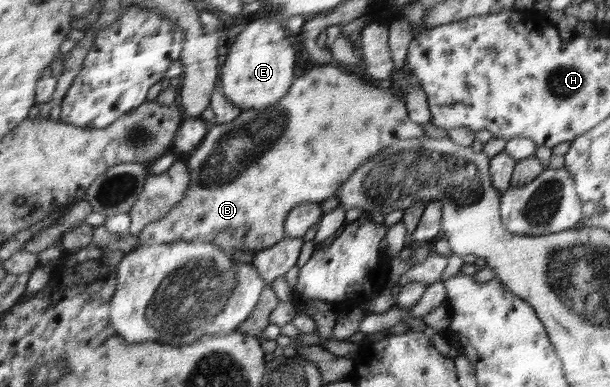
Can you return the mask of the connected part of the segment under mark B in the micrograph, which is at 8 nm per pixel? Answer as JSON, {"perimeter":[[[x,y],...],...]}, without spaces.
{"perimeter":[[[329,63],[325,65],[314,64],[313,68],[295,78],[293,84],[289,86],[289,92],[275,106],[263,110],[245,110],[239,113],[239,116],[227,124],[210,125],[207,134],[201,144],[191,153],[190,156],[184,158],[189,170],[189,189],[185,191],[185,197],[176,205],[173,205],[173,210],[169,211],[165,217],[145,226],[139,234],[140,246],[153,246],[153,244],[165,244],[165,242],[191,242],[193,238],[197,238],[197,242],[211,242],[215,244],[223,252],[245,252],[251,250],[257,253],[265,250],[270,246],[276,245],[277,242],[285,238],[285,220],[287,214],[303,202],[318,202],[321,203],[327,198],[331,198],[347,180],[349,176],[355,173],[357,168],[367,162],[369,158],[377,156],[385,146],[391,146],[397,138],[423,138],[425,129],[422,125],[413,122],[408,116],[408,110],[403,99],[395,94],[390,87],[384,83],[370,82],[357,77],[355,74],[347,73],[338,65]]]}

